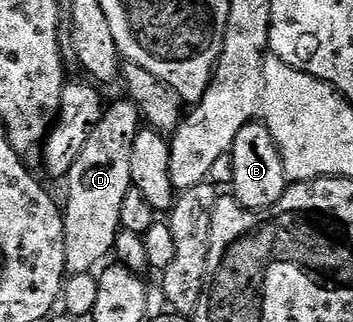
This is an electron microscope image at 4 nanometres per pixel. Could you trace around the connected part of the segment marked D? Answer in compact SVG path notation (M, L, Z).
M129 99L122 100L116 105L108 104L104 108L101 123L93 127L81 155L77 155L77 163L73 163L73 167L67 172L65 178L67 205L65 201L63 222L65 223L65 263L68 274L98 270L104 264L102 261L112 256L115 240L121 232L121 205L125 203L127 192L133 188L131 184L133 139L139 134L141 128L141 114L138 107Z

